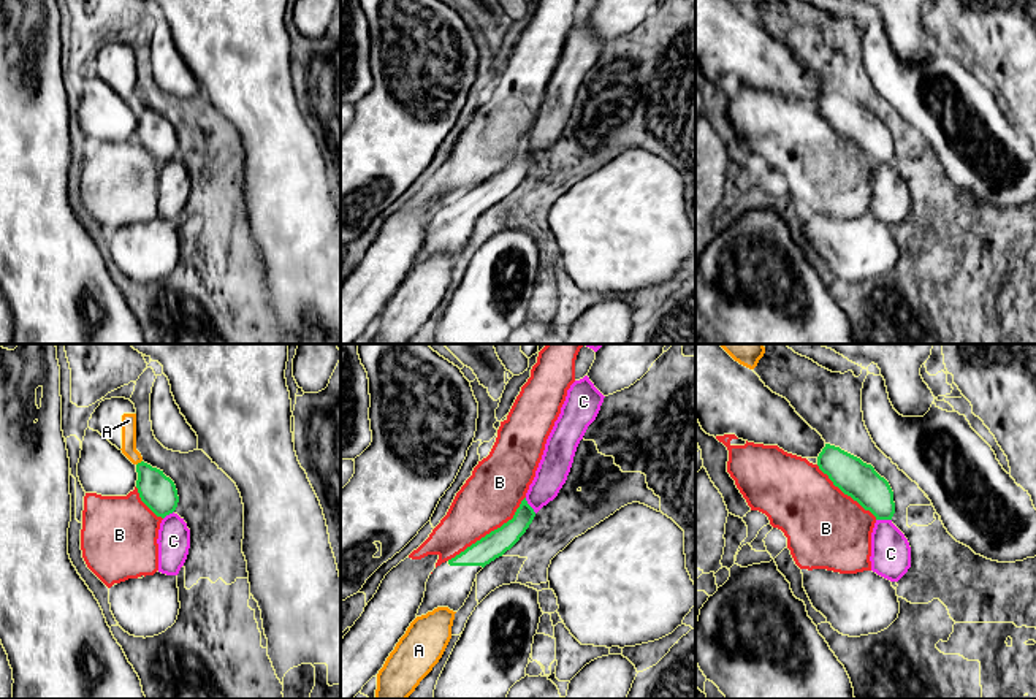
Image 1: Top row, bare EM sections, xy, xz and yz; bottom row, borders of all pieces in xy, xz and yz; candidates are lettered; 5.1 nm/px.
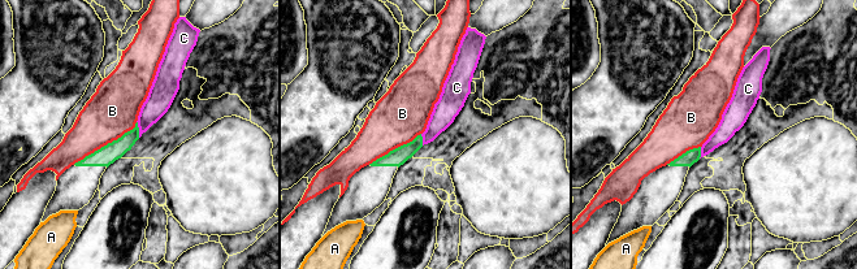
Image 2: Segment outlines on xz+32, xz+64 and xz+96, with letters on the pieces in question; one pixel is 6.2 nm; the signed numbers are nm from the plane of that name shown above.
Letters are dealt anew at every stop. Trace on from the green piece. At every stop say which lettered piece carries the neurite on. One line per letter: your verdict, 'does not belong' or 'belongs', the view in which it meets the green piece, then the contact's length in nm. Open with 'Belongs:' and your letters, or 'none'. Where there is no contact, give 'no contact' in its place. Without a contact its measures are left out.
Belongs: none
A: does not belong; contact in xy; length 40 nm
B: does not belong; contact in xz; length 500 nm
C: does not belong; contact in xz; length 100 nm

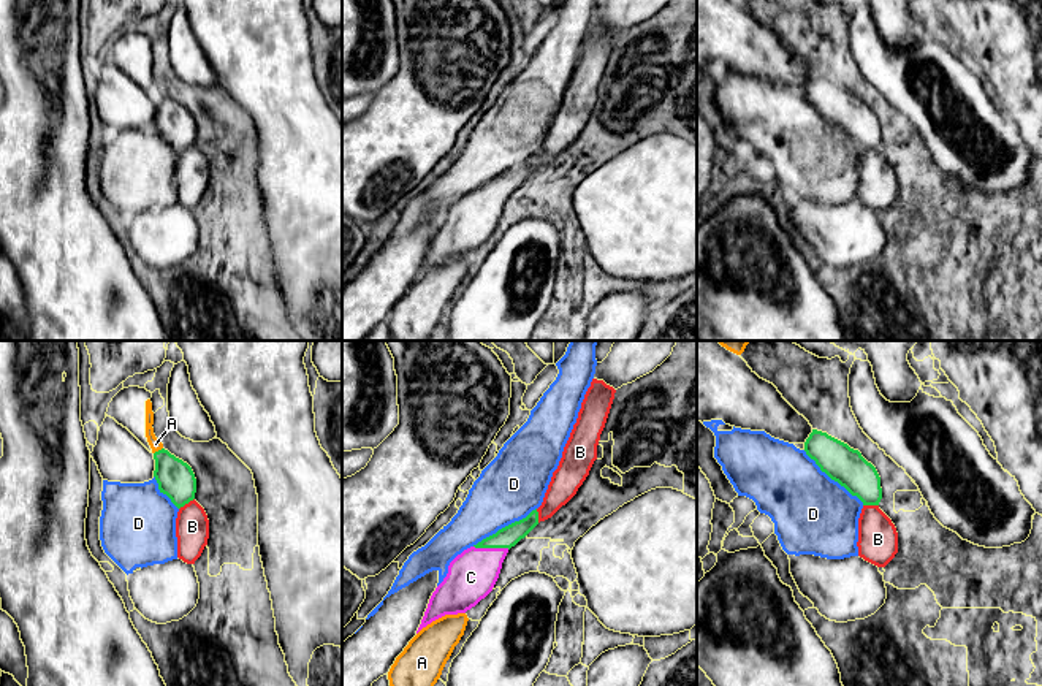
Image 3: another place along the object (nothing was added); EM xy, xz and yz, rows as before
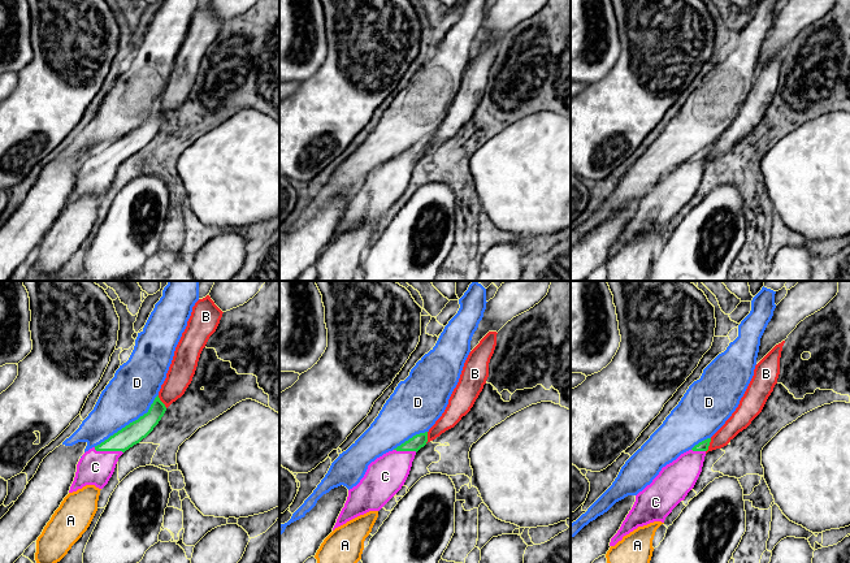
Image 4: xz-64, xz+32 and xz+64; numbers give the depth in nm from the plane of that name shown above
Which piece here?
Belongs: C
A: does not belong; contact in xy; length 60 nm
B: does not belong; contact in xy; length 100 nm
C: belongs; contact in xz; length 180 nm
D: does not belong; contact in yz; length 420 nm

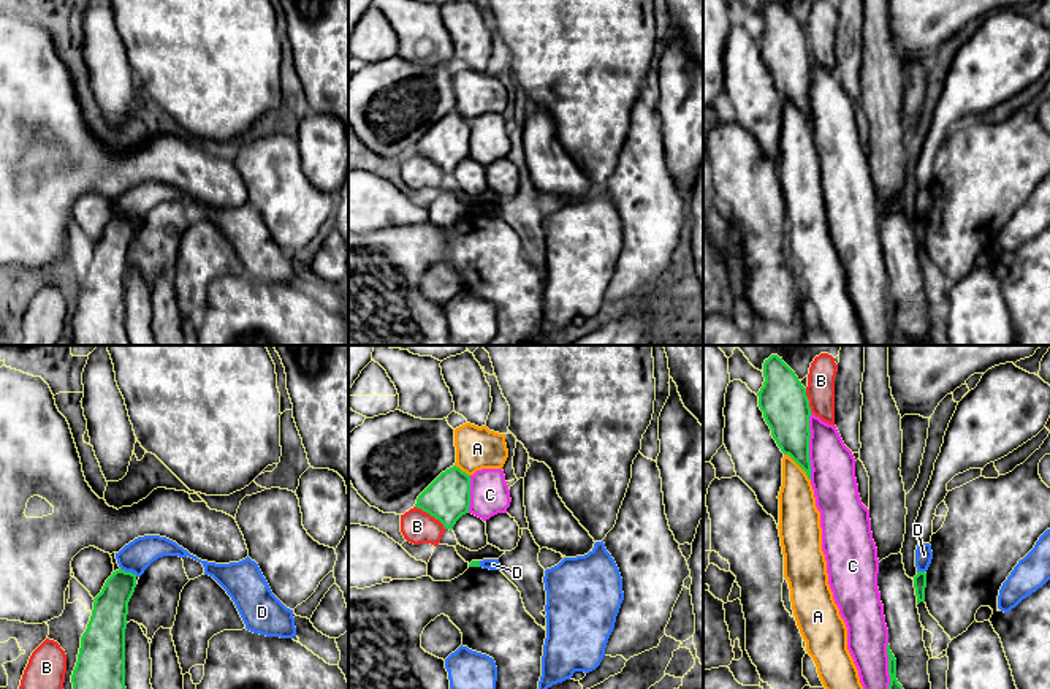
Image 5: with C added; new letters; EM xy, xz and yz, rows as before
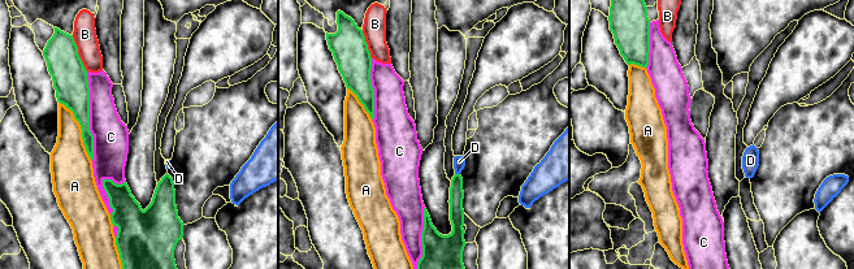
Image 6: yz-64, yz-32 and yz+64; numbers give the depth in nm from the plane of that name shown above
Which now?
Belongs: none
A: does not belong; contact in yz; length 190 nm
B: does not belong; contact in xz; length 200 nm
C: does not belong; contact in yz; length 340 nm
D: does not belong; contact in xy; length 100 nm

